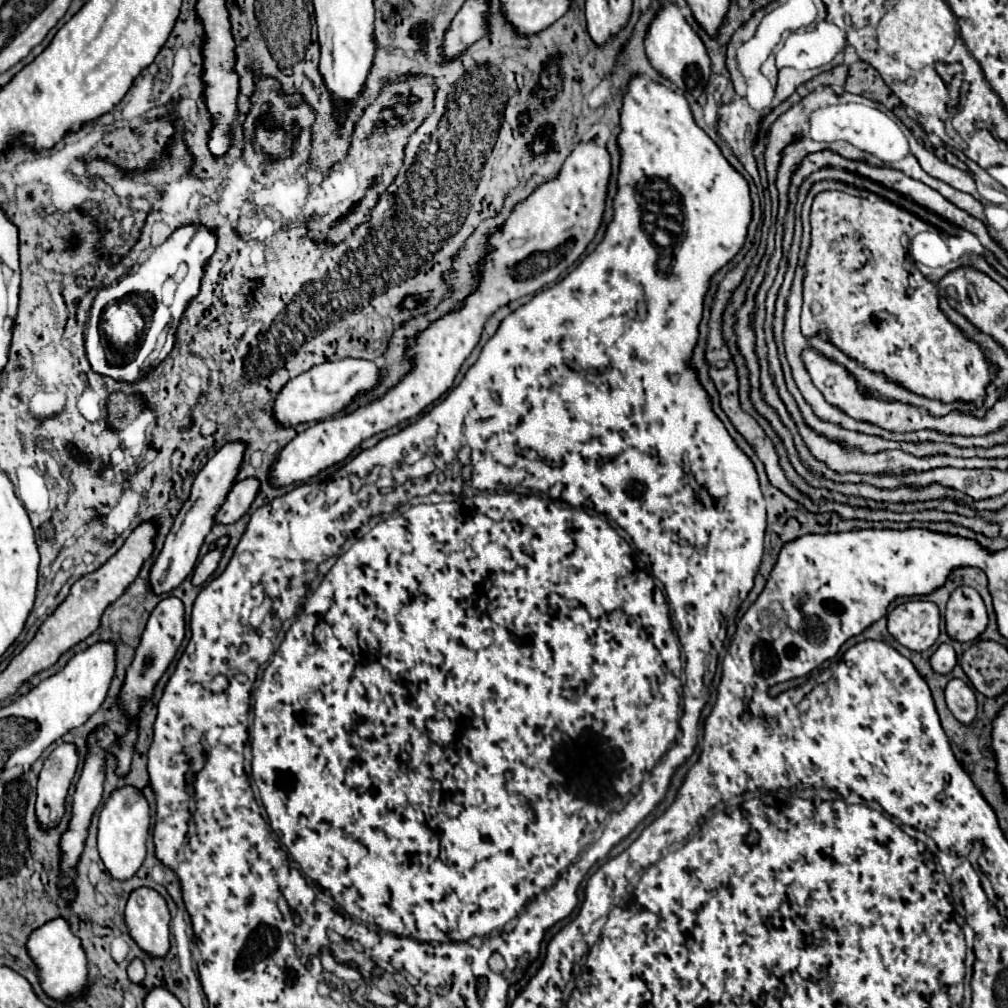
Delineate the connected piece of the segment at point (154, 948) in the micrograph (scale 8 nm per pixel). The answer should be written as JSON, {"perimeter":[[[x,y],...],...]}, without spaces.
{"perimeter":[[[149,887],[133,889],[125,907],[125,921],[135,943],[149,955],[169,951],[169,907],[165,899]]]}

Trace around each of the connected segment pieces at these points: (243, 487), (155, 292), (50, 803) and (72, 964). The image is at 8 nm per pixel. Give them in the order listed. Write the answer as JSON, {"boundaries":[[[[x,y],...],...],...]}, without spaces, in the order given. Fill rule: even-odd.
{"boundaries":[[[[249,477],[245,481],[239,481],[233,485],[233,491],[229,491],[227,501],[223,503],[221,511],[217,513],[217,523],[235,523],[239,521],[251,507],[259,493],[259,479]]],[[[185,225],[185,227],[177,229],[163,245],[155,247],[151,257],[139,267],[137,273],[125,275],[125,277],[119,279],[119,283],[99,291],[99,295],[97,295],[93,307],[91,307],[89,327],[85,331],[87,357],[89,357],[95,373],[109,375],[109,377],[115,377],[115,379],[121,379],[121,381],[135,381],[135,379],[143,377],[151,367],[161,363],[171,353],[173,343],[175,343],[177,323],[179,323],[185,307],[189,305],[189,299],[193,299],[193,295],[199,293],[199,283],[201,283],[201,277],[203,277],[203,265],[209,261],[213,251],[215,251],[215,233],[211,233],[211,231],[207,231],[205,227],[199,227],[199,225]],[[137,293],[153,299],[153,313],[151,313],[151,319],[149,319],[147,327],[143,329],[137,353],[133,351],[133,357],[125,365],[117,367],[117,363],[113,359],[115,351],[111,351],[101,337],[99,319],[101,319],[103,309],[111,301],[121,301],[121,299],[127,299],[127,297],[137,295]]],[[[59,745],[43,763],[37,785],[35,815],[41,829],[55,827],[65,815],[65,797],[75,775],[79,755],[75,745]]],[[[53,919],[39,927],[37,931],[33,931],[27,941],[27,951],[39,967],[41,985],[49,997],[65,1001],[67,997],[83,995],[87,987],[87,959],[81,941],[69,931],[65,919]]]]}

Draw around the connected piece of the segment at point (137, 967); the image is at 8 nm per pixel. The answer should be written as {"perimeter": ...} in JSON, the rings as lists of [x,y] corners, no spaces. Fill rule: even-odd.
{"perimeter":[[[133,959],[133,961],[129,963],[129,979],[131,979],[133,983],[141,983],[143,977],[145,977],[145,967],[143,967],[141,959]]]}

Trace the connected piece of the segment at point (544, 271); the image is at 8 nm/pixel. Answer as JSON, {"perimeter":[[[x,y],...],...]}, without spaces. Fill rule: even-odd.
{"perimeter":[[[595,139],[579,143],[567,157],[561,173],[517,205],[505,225],[491,235],[489,243],[493,253],[485,257],[483,281],[477,293],[465,301],[461,311],[435,321],[429,329],[419,333],[413,345],[407,347],[407,355],[413,359],[413,371],[395,389],[371,405],[343,417],[319,421],[305,433],[299,433],[281,451],[277,463],[273,465],[271,483],[289,485],[295,481],[307,481],[319,471],[345,461],[363,439],[419,415],[425,407],[437,401],[453,385],[461,363],[477,345],[487,317],[501,305],[507,305],[523,295],[537,293],[545,285],[553,283],[585,253],[603,219],[609,177],[611,155],[607,147],[597,145]]]}

